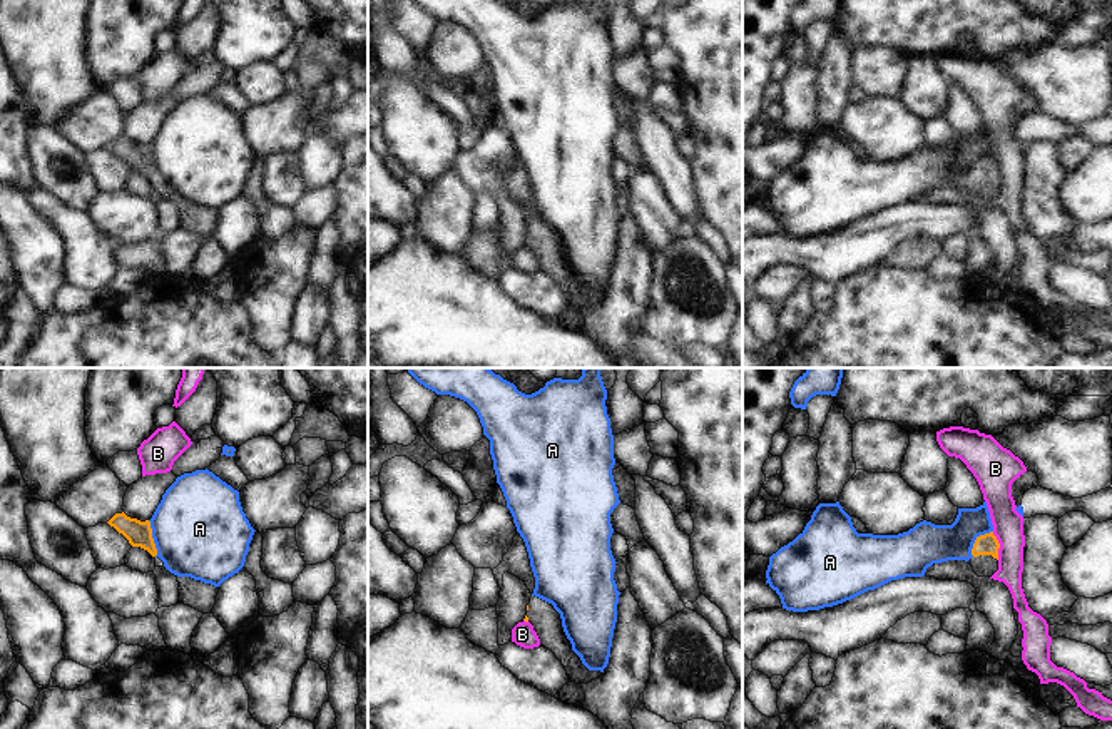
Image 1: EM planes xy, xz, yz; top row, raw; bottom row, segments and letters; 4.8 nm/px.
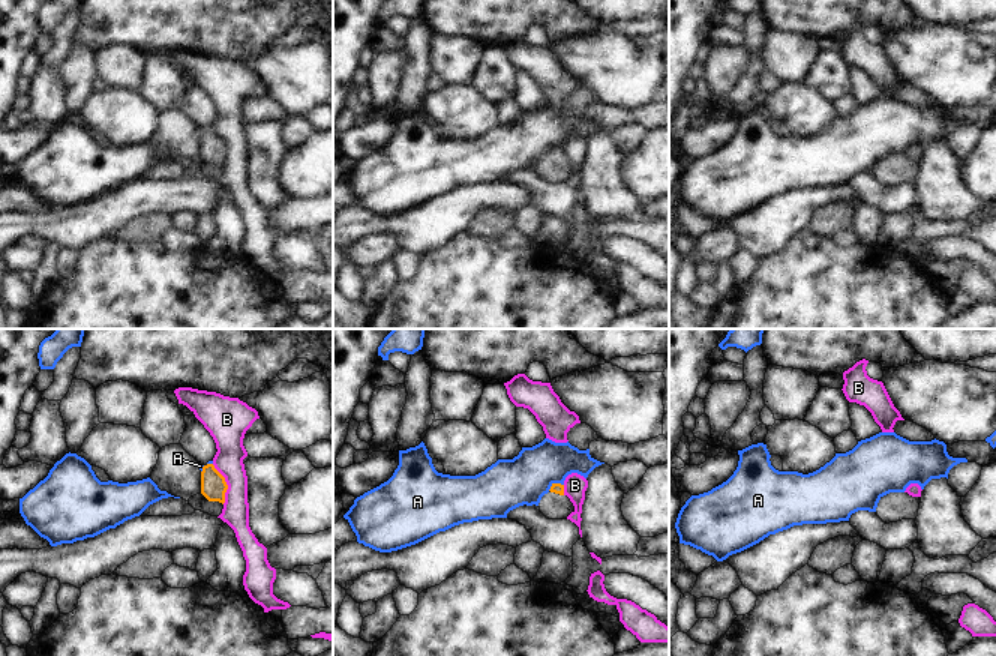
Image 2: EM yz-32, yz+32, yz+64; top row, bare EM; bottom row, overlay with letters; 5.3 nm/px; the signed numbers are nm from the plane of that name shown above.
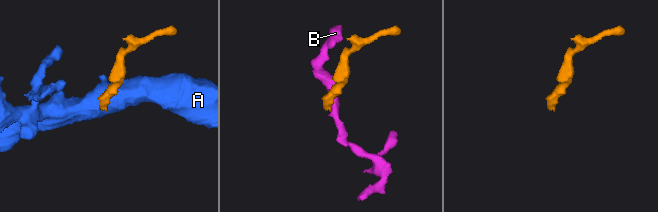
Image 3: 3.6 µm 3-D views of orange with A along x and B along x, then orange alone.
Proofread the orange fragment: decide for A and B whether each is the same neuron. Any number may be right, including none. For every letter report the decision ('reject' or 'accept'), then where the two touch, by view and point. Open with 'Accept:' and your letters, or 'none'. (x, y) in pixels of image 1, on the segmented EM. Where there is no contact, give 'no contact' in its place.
Accept: none
A: reject; contact xy (153, 539)
B: reject; contact yz (999, 545)

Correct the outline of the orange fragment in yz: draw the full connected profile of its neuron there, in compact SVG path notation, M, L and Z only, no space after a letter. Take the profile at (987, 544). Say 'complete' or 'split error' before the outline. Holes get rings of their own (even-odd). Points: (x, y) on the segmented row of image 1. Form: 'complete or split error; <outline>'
split error; M993 532L977 537L970 562L978 577L992 577L998 570L998 548Z

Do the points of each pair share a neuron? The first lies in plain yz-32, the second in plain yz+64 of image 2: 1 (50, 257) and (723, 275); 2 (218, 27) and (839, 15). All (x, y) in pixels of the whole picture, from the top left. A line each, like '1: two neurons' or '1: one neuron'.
1: one neuron
2: one neuron

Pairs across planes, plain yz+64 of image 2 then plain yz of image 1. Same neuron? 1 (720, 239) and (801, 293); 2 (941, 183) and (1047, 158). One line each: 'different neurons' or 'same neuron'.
1: different neurons
2: same neuron

